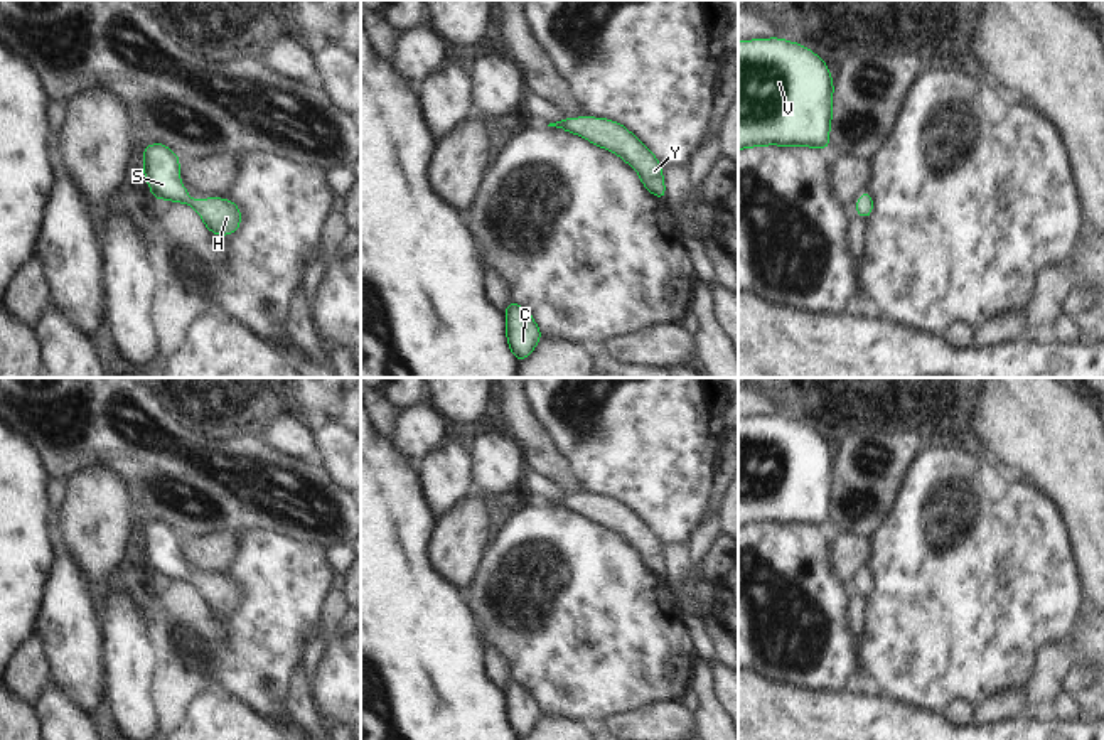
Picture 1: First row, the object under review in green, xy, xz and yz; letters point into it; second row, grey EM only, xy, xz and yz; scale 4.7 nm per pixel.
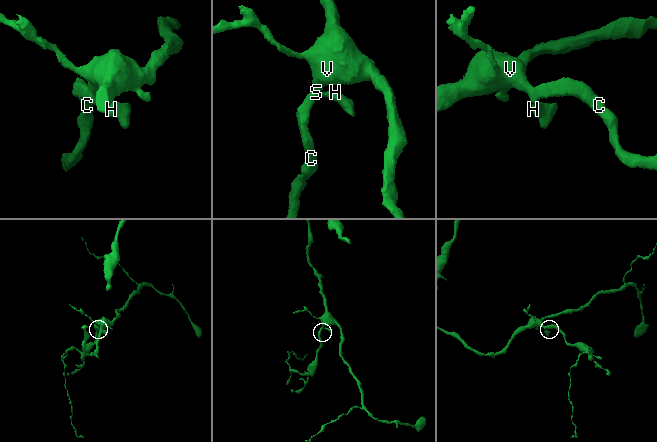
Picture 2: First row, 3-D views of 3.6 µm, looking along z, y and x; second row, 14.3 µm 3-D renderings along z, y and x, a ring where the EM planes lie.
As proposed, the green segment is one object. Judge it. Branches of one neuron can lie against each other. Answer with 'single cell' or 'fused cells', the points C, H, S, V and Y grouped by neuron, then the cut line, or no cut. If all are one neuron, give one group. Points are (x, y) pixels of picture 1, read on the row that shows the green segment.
single cell; C H S V Y; no cut

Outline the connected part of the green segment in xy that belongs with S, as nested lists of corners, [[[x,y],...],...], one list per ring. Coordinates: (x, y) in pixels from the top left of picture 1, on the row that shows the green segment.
[[[163,143],[143,147],[143,172],[155,199],[184,202],[194,207],[207,229],[214,234],[226,236],[234,233],[241,224],[238,206],[228,199],[196,201],[187,196],[187,189],[180,184],[179,157]]]

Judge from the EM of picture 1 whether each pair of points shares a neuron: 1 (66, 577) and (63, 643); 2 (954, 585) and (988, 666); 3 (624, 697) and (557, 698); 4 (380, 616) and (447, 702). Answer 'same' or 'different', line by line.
1: same
2: same
3: same
4: same

